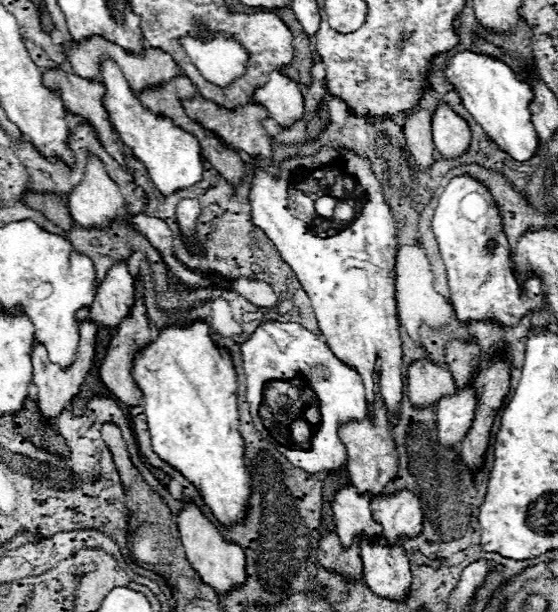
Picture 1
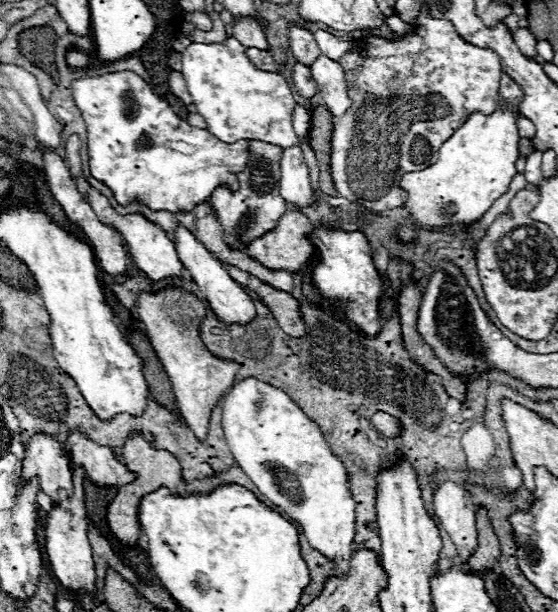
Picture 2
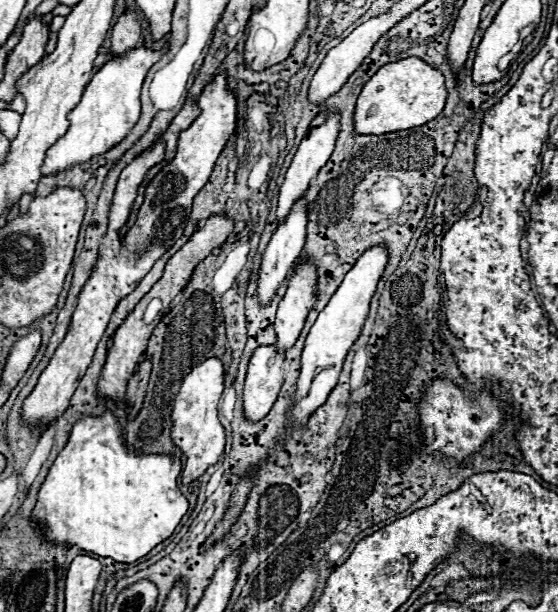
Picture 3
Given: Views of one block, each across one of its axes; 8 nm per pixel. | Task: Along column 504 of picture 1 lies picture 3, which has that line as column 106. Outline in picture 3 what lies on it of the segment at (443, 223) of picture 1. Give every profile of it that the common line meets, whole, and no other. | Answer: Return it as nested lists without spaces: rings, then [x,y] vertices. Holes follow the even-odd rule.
[[[226,74],[216,76],[204,88],[204,92],[198,100],[198,106],[200,106],[200,116],[190,124],[188,130],[180,132],[174,160],[168,162],[154,176],[154,180],[146,186],[146,196],[144,196],[144,204],[140,206],[140,214],[136,216],[136,222],[130,226],[128,234],[124,234],[124,236],[120,236],[118,232],[128,222],[128,214],[132,210],[132,202],[136,198],[138,184],[142,184],[142,180],[146,178],[148,170],[154,164],[162,162],[164,142],[156,140],[152,144],[152,148],[144,150],[120,174],[116,192],[114,192],[114,200],[112,200],[108,234],[102,238],[100,258],[96,262],[96,268],[78,296],[78,306],[72,316],[68,334],[62,340],[62,344],[56,348],[46,370],[40,374],[38,384],[32,390],[32,394],[24,400],[22,420],[24,420],[26,428],[30,428],[30,430],[36,430],[42,426],[50,428],[56,422],[56,418],[66,412],[68,400],[70,400],[72,392],[76,390],[76,384],[82,380],[88,364],[92,362],[96,344],[100,342],[116,304],[136,288],[136,284],[154,266],[154,262],[182,236],[182,230],[186,226],[186,220],[188,220],[188,214],[192,208],[192,198],[208,182],[216,158],[220,156],[224,144],[236,130],[236,100],[228,92]]]

